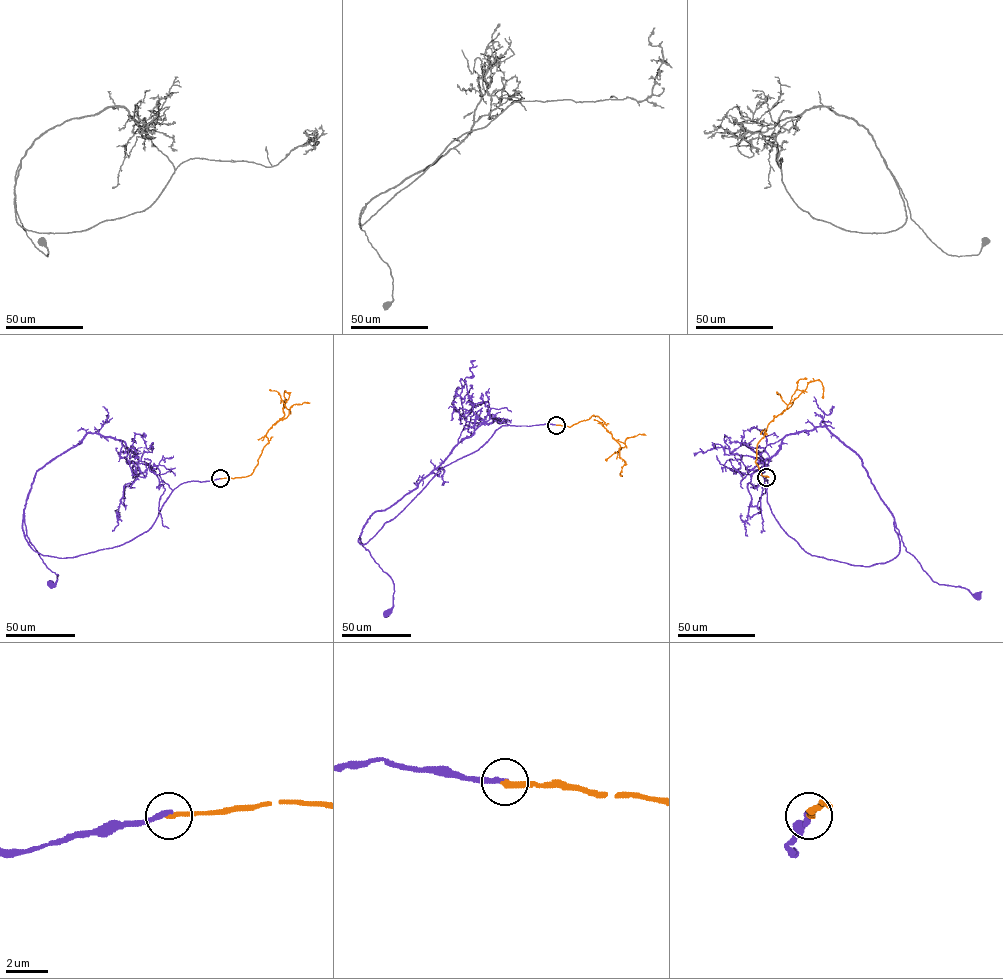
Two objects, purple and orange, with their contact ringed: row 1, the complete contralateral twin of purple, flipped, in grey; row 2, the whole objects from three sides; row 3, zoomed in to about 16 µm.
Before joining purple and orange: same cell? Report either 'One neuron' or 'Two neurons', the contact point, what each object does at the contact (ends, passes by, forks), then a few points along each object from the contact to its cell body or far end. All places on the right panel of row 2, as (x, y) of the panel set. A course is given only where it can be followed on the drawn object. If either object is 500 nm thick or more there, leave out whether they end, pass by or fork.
Two neurons. Place: (766, 477). At the ring purple ends. At the ring orange ends. Course of purple: (766, 477), (771, 512), (811, 555), (885, 563), (899, 552), (894, 521), (905, 550), (933, 581), (978, 595). Course of orange: (766, 477), (755, 462), (756, 445), (768, 423), (791, 405), (809, 382), (821, 382), (823, 398)

